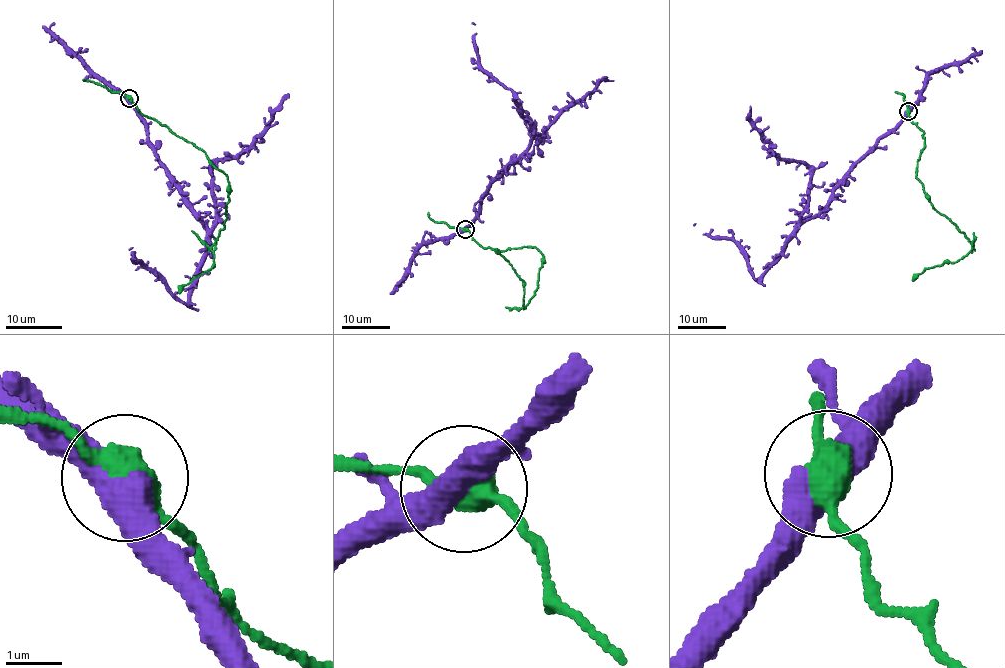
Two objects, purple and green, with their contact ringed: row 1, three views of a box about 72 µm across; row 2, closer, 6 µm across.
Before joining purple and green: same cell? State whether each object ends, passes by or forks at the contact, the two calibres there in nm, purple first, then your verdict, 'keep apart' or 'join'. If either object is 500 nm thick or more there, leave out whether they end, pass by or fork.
500 nm thick on the purple side, 460 nm on the other; keep apart

